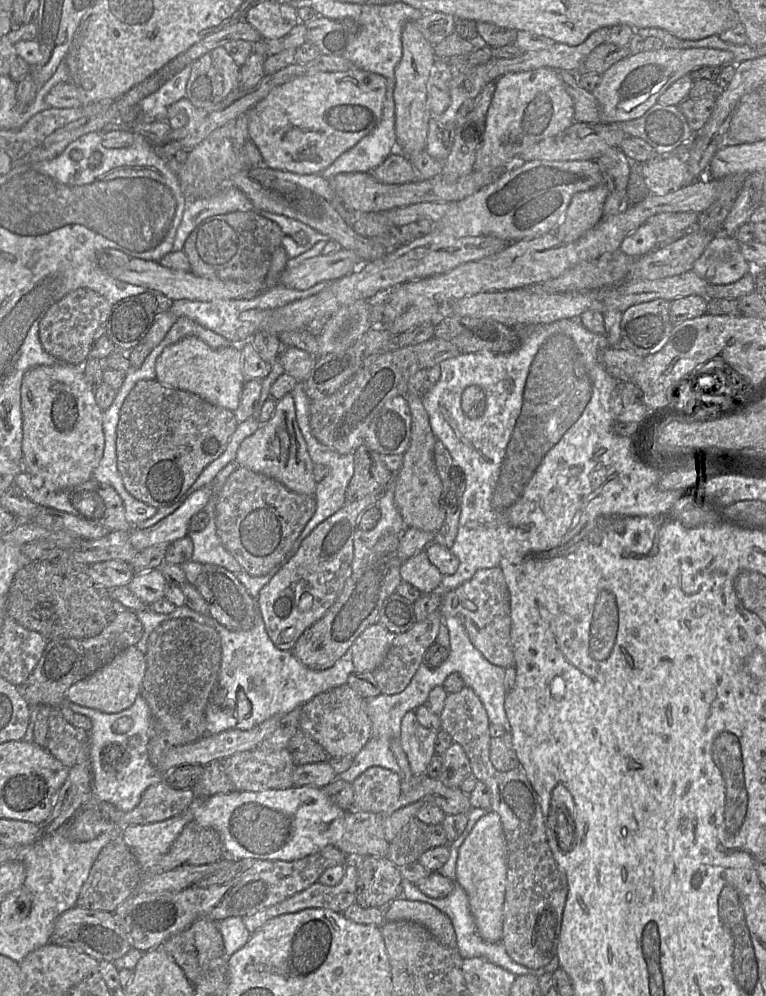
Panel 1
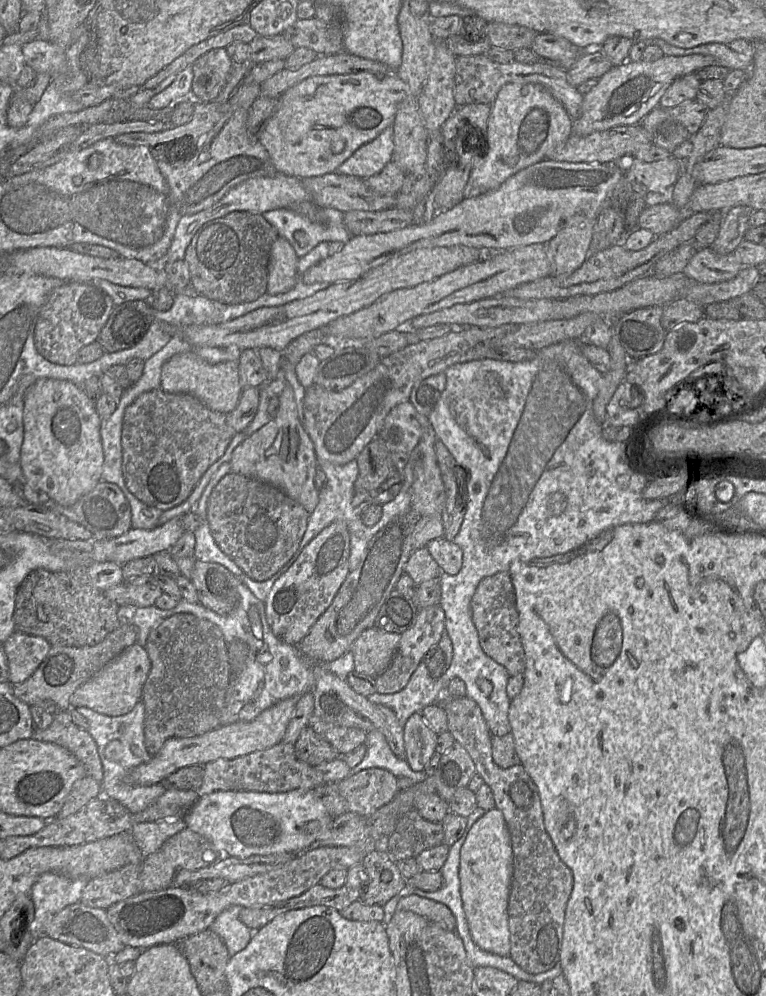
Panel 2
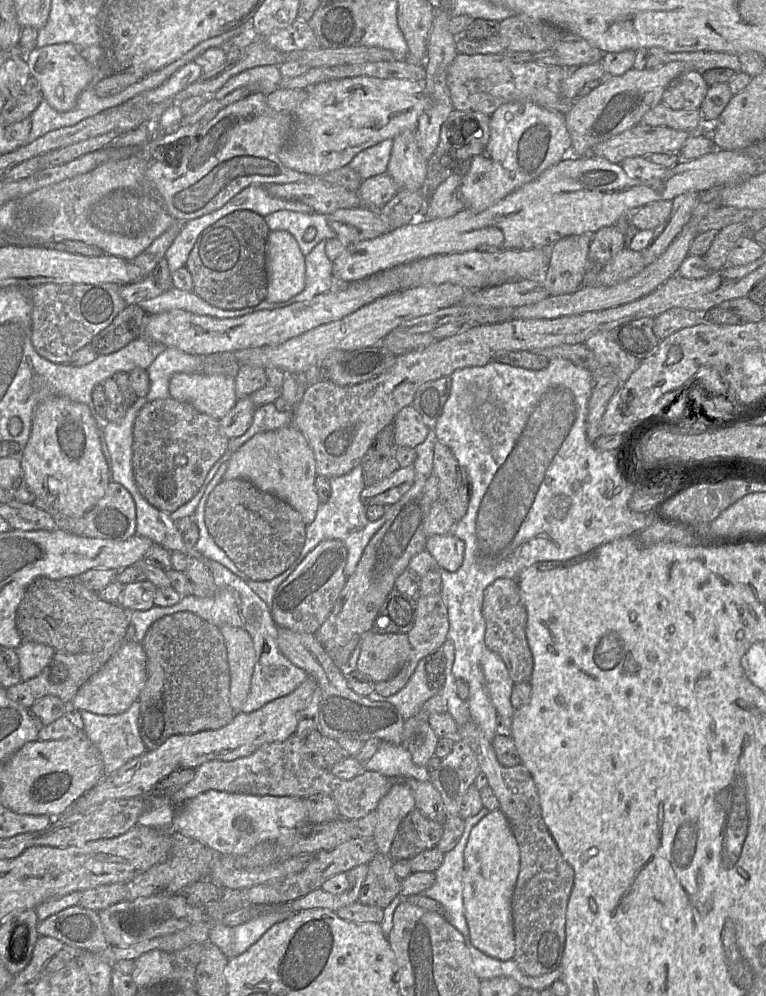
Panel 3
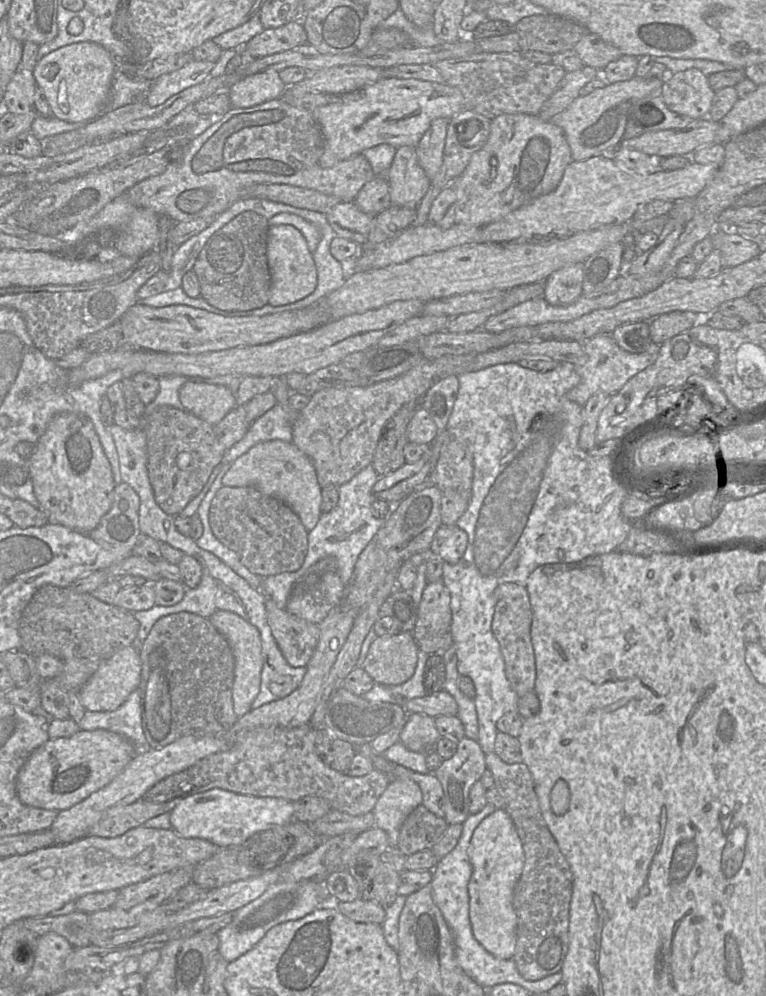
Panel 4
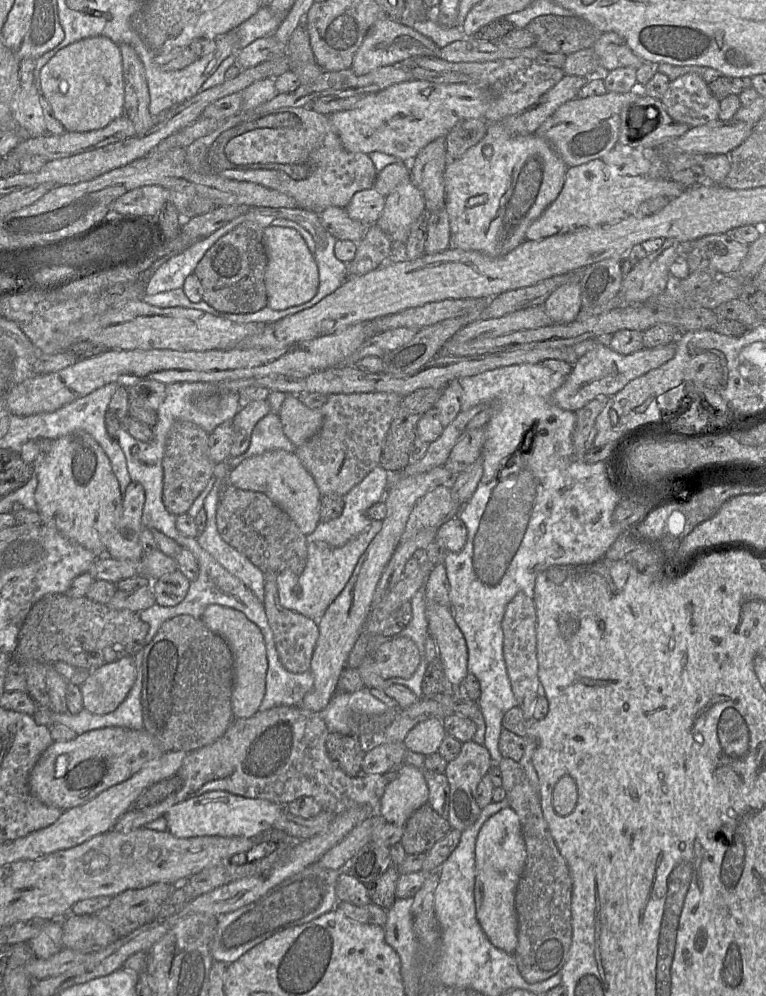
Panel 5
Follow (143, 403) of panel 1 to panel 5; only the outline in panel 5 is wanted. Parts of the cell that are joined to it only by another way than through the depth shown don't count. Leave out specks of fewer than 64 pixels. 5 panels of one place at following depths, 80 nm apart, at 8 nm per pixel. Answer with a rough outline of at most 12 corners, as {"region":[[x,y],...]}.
{"region":[[175,421],[162,460],[162,501],[187,513],[213,475],[209,433]]}

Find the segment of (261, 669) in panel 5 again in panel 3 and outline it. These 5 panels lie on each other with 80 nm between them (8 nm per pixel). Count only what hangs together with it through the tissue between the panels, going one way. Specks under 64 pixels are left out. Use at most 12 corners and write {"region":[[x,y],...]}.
{"region":[[218,627],[230,671],[230,705],[240,712],[251,685],[255,650],[250,634]]}

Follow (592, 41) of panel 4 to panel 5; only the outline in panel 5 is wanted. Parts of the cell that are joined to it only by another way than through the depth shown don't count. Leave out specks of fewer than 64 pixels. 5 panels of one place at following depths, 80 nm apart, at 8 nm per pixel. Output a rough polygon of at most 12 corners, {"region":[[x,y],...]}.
{"region":[[605,32],[592,48],[600,70],[632,67],[643,60],[615,32]]}

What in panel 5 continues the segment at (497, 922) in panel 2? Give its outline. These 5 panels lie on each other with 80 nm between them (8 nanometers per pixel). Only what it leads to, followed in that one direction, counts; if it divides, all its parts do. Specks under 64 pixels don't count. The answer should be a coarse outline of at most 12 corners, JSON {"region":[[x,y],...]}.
{"region":[[501,809],[475,844],[476,917],[514,954],[526,863],[517,813]]}

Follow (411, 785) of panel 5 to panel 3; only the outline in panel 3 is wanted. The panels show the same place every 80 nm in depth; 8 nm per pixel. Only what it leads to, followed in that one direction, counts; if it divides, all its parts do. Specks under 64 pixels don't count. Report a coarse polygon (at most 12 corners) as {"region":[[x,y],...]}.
{"region":[[404,782],[394,783],[376,808],[373,839],[389,855],[399,824],[415,799]]}

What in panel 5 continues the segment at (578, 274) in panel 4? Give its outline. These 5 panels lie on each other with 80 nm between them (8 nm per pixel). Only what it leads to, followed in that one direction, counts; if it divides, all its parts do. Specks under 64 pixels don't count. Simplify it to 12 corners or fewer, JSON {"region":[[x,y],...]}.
{"region":[[580,281],[555,289],[544,308],[555,324],[575,321]]}

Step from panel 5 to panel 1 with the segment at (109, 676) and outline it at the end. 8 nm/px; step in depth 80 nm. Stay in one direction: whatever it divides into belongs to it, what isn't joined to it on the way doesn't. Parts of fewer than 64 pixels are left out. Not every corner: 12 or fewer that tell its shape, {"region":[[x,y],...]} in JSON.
{"region":[[131,646],[66,692],[113,714],[141,693],[147,661]]}

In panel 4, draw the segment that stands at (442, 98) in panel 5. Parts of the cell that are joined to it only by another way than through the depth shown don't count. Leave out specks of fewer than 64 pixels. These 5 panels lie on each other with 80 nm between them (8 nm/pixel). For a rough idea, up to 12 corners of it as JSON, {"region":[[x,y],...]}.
{"region":[[383,77],[311,111],[320,166],[416,147],[456,87]]}

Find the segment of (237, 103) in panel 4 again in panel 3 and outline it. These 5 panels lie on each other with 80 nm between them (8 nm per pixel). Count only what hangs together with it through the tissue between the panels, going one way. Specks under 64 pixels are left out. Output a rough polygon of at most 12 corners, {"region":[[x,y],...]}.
{"region":[[277,65],[231,77],[207,98],[220,100],[241,87],[268,95],[282,78]]}

